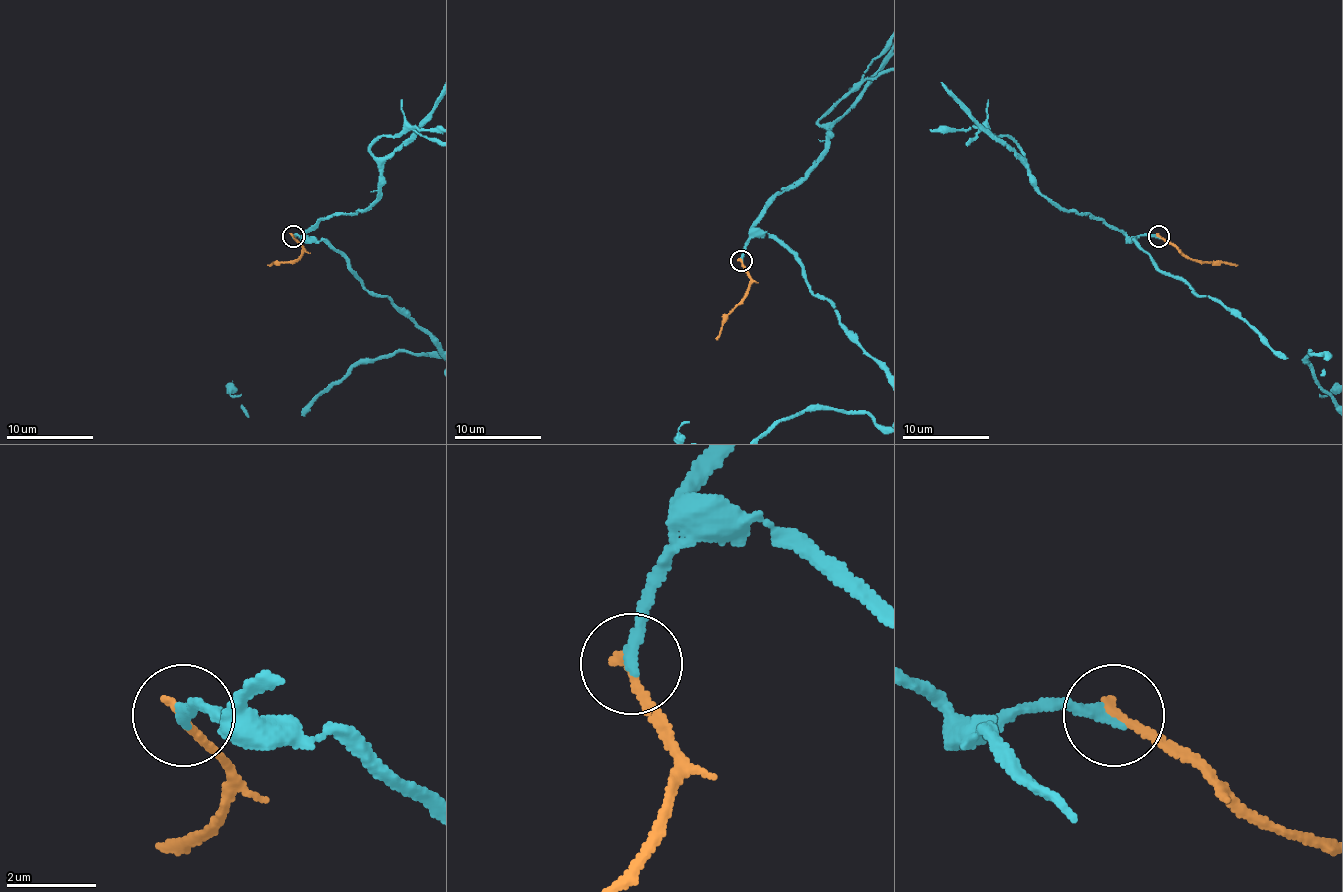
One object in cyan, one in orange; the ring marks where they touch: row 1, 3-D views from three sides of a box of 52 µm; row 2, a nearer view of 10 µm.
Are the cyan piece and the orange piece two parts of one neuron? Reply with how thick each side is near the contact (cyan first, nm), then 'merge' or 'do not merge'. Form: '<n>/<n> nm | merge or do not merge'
240/200 nm | merge

